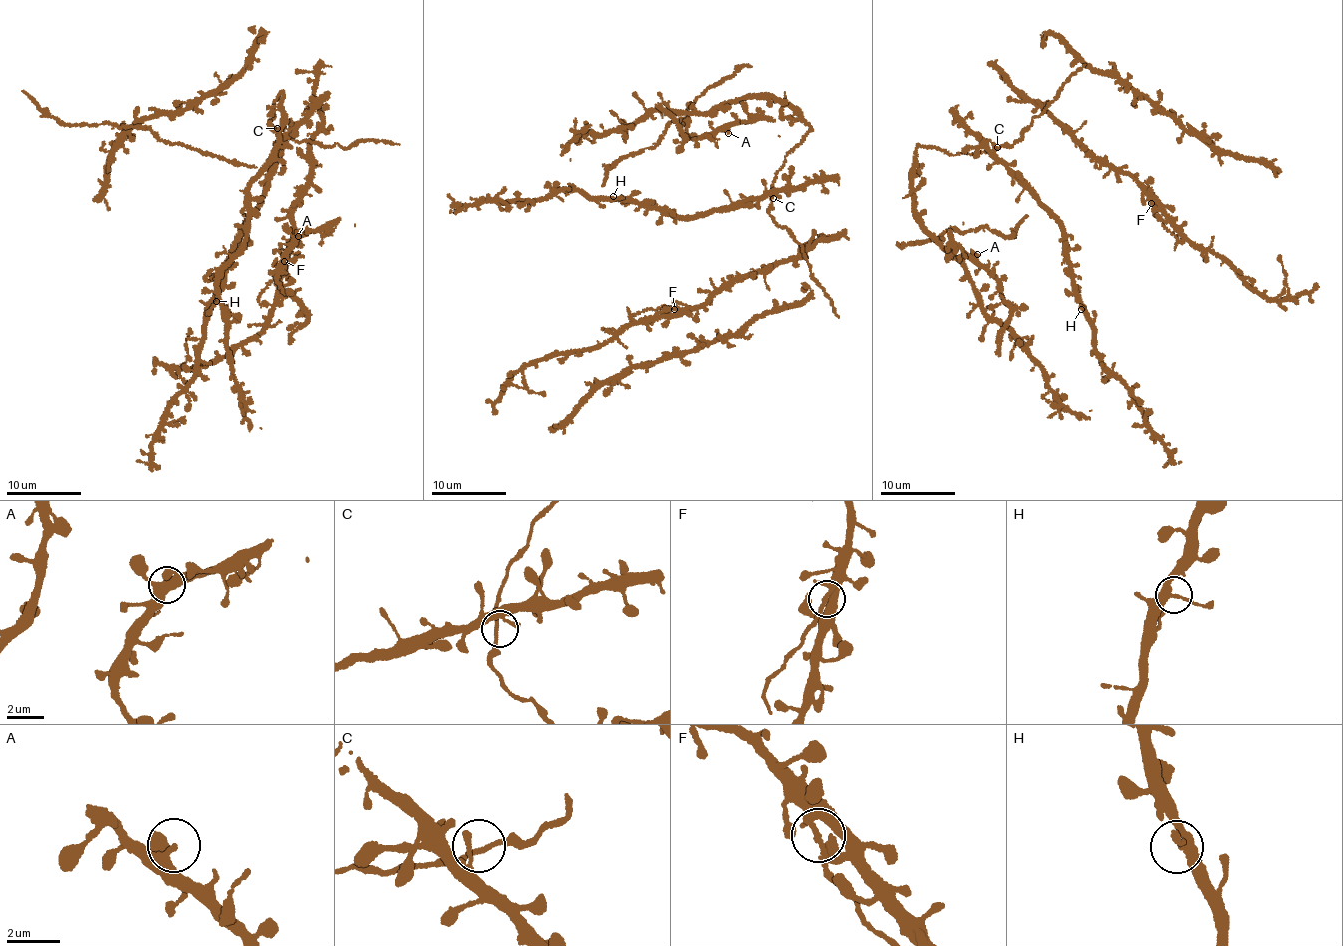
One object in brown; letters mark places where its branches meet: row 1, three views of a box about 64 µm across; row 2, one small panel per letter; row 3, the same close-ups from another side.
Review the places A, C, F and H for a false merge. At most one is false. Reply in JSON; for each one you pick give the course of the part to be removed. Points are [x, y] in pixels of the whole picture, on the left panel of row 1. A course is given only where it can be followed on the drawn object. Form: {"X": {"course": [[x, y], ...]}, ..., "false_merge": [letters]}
{"F": {"course": [[284, 260], [258, 297], [261, 307]]}, "false_merge": ["F"]}

